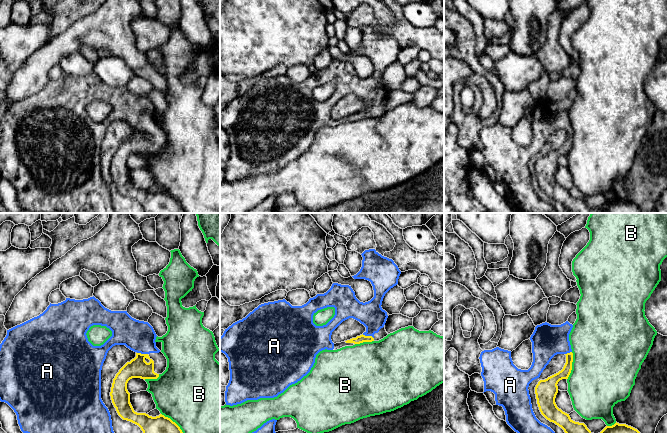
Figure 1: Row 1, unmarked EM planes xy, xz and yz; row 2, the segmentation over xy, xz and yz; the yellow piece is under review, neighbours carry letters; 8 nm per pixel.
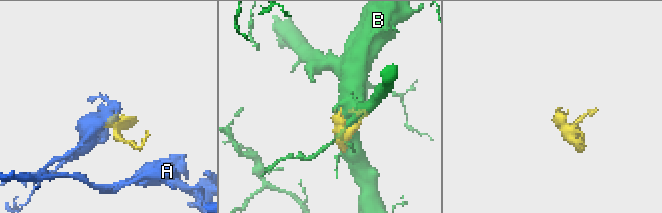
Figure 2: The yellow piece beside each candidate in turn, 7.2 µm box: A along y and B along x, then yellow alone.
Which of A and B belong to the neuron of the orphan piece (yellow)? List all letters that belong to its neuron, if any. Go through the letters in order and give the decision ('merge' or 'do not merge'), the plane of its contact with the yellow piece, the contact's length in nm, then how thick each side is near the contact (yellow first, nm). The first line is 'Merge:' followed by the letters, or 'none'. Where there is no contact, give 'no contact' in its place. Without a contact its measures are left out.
Merge: A
A: merge | xz | 100 nm | 70/200 nm
B: do not merge | yz | 220 nm | 140/500 nm

